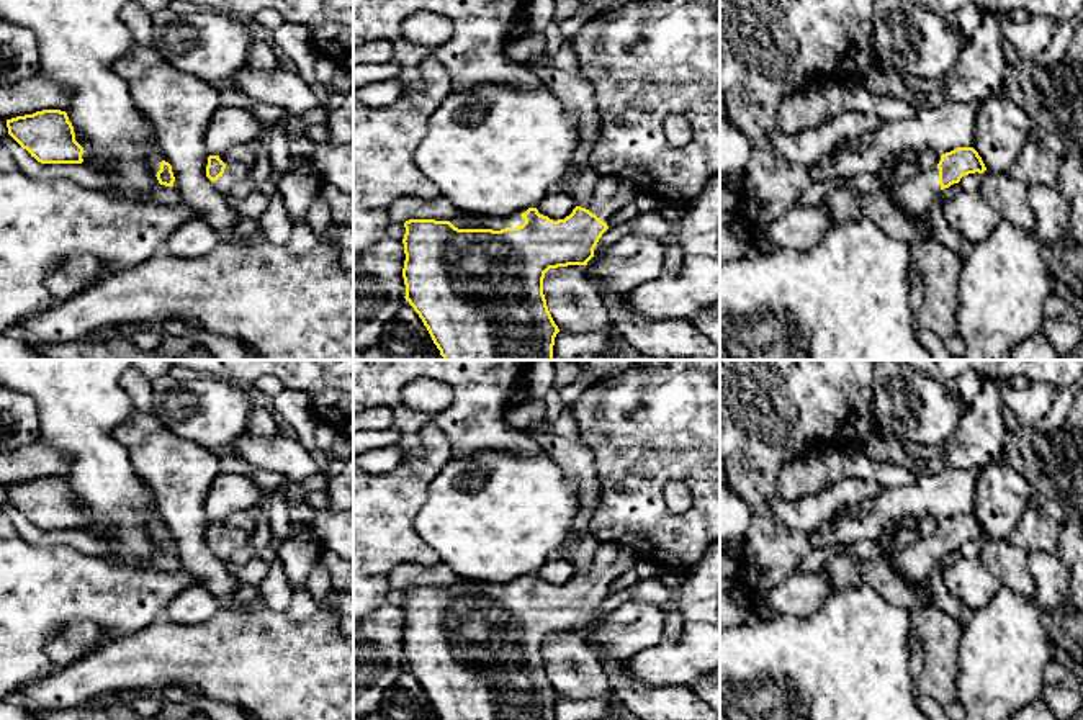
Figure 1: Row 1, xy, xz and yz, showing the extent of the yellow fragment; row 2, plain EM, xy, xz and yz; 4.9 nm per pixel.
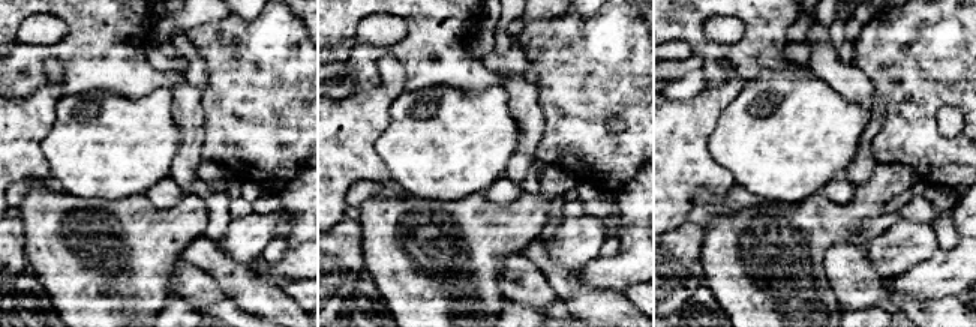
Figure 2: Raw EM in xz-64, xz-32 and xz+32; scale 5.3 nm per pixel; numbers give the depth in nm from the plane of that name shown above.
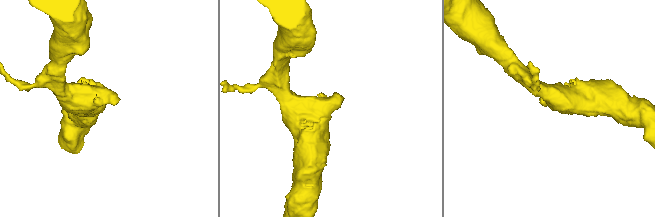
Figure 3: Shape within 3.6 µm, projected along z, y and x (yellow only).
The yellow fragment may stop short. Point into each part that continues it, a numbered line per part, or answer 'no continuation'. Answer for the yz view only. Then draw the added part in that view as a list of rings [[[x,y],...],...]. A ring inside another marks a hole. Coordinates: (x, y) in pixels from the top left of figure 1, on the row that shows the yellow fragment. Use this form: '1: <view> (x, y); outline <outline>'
1: yz (915, 197); outline [[[937,165],[919,172],[892,193],[893,201],[906,214],[926,221],[931,205],[941,193]]]

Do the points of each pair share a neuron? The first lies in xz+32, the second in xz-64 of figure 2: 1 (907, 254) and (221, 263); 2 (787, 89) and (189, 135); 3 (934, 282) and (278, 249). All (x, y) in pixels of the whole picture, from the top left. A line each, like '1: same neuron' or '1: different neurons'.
1: different neurons
2: different neurons
3: different neurons

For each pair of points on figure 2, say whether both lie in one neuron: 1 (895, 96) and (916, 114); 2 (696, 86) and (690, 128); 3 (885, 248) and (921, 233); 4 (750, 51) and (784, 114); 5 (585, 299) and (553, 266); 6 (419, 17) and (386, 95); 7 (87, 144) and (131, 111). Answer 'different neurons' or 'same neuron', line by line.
1: same neuron
2: different neurons
3: same neuron
4: different neurons
5: same neuron
6: different neurons
7: same neuron

